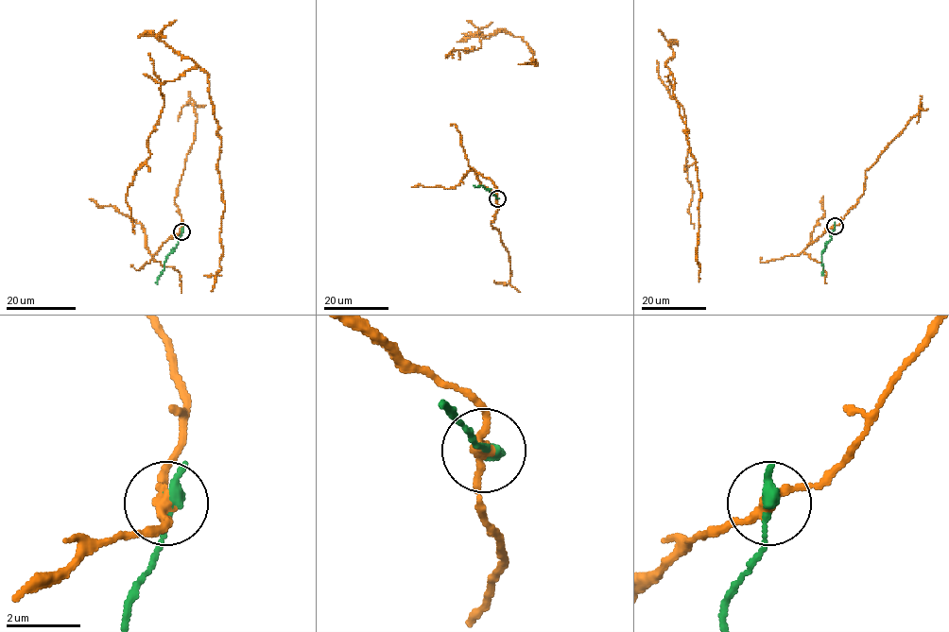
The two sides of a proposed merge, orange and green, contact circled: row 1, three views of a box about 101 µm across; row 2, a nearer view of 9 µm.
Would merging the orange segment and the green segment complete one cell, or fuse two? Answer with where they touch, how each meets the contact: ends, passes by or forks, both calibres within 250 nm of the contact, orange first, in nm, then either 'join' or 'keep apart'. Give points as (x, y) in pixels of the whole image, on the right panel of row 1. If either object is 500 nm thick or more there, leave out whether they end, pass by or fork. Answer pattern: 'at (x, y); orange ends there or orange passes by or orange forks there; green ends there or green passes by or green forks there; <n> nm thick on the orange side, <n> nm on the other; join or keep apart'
at (835, 226); orange passes by; green ends there; 260 nm thick on the orange side, 360 nm on the other; keep apart

